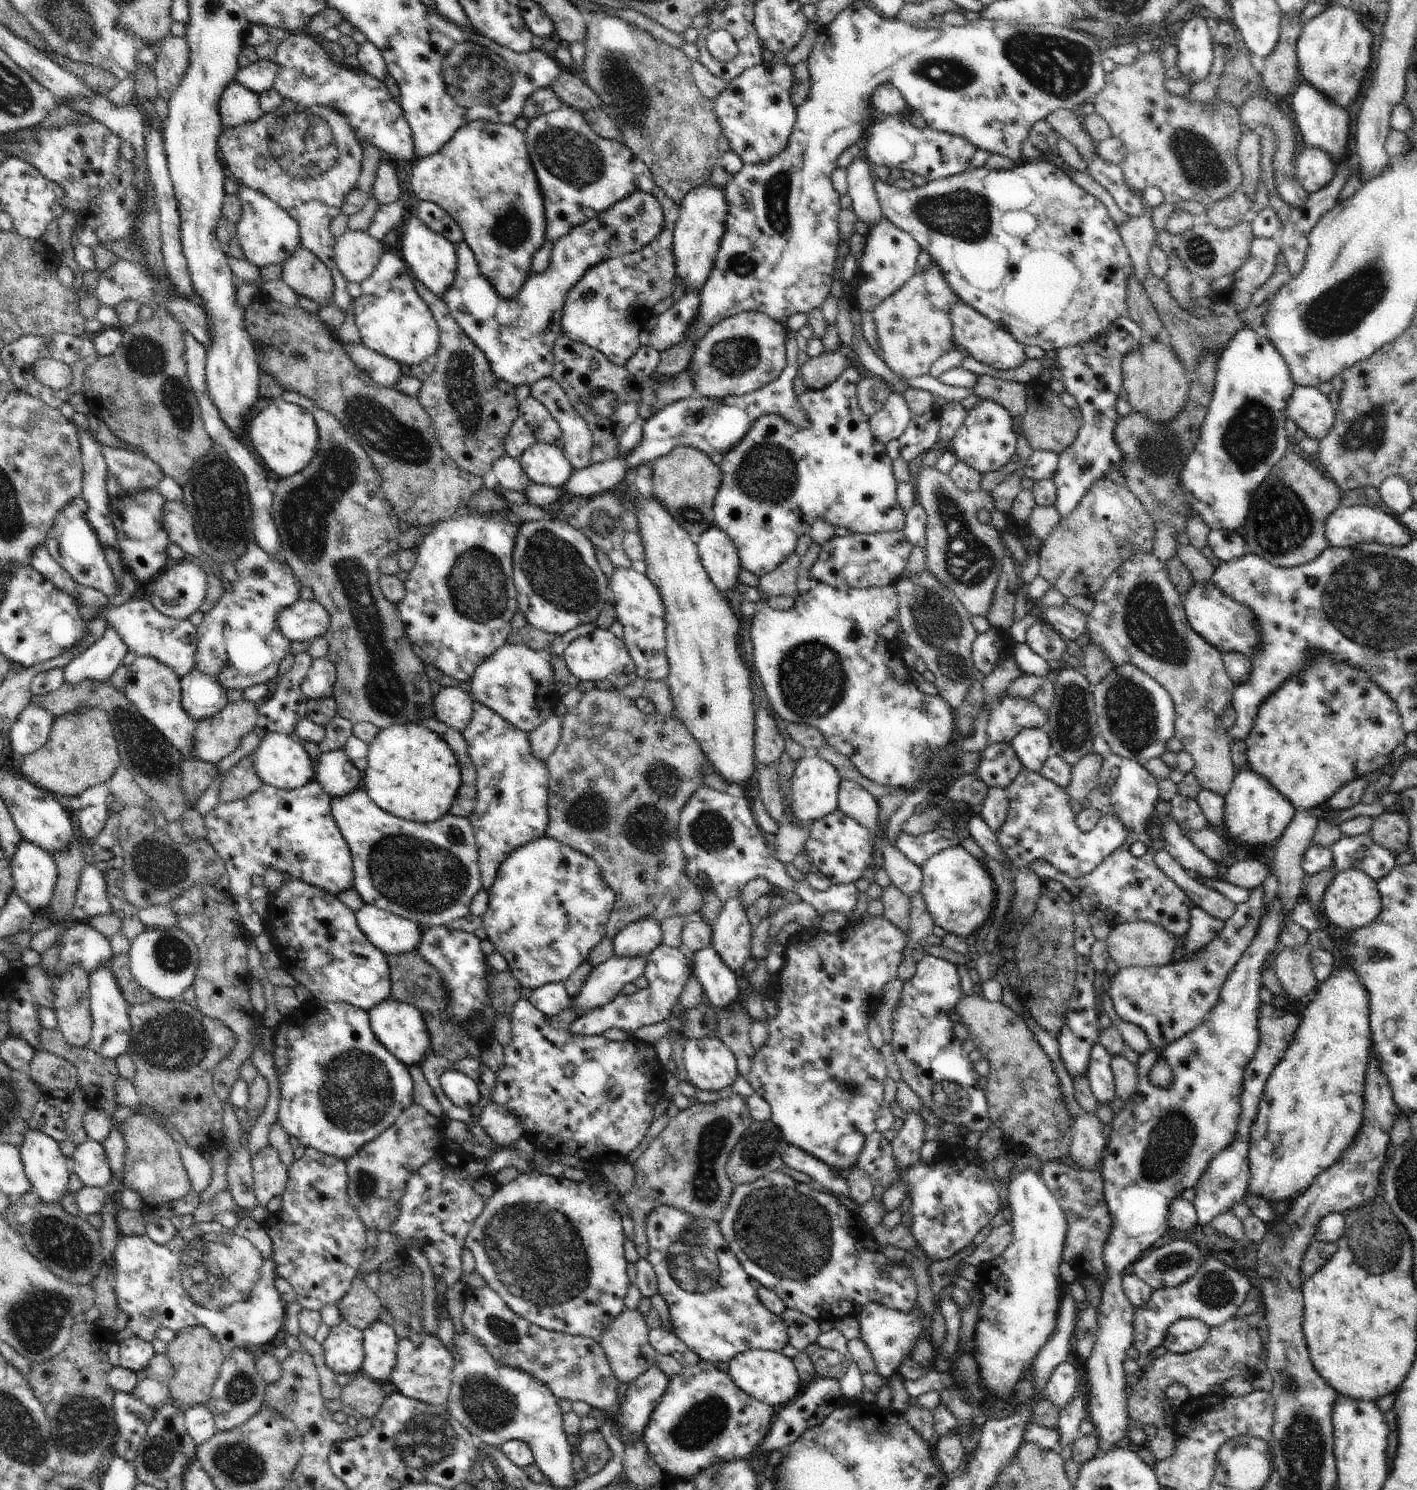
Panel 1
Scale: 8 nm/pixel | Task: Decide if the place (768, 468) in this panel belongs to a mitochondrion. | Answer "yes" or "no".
yes

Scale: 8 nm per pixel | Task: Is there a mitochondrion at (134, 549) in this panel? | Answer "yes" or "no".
no

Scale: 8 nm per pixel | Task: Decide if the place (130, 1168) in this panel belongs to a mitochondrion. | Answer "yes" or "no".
no

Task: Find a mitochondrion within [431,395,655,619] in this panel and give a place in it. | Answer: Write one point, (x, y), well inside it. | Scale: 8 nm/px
(557, 566)

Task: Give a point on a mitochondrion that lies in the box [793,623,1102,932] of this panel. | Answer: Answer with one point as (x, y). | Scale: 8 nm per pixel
(1073, 726)

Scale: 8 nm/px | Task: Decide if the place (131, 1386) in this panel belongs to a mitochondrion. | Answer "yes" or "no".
no

